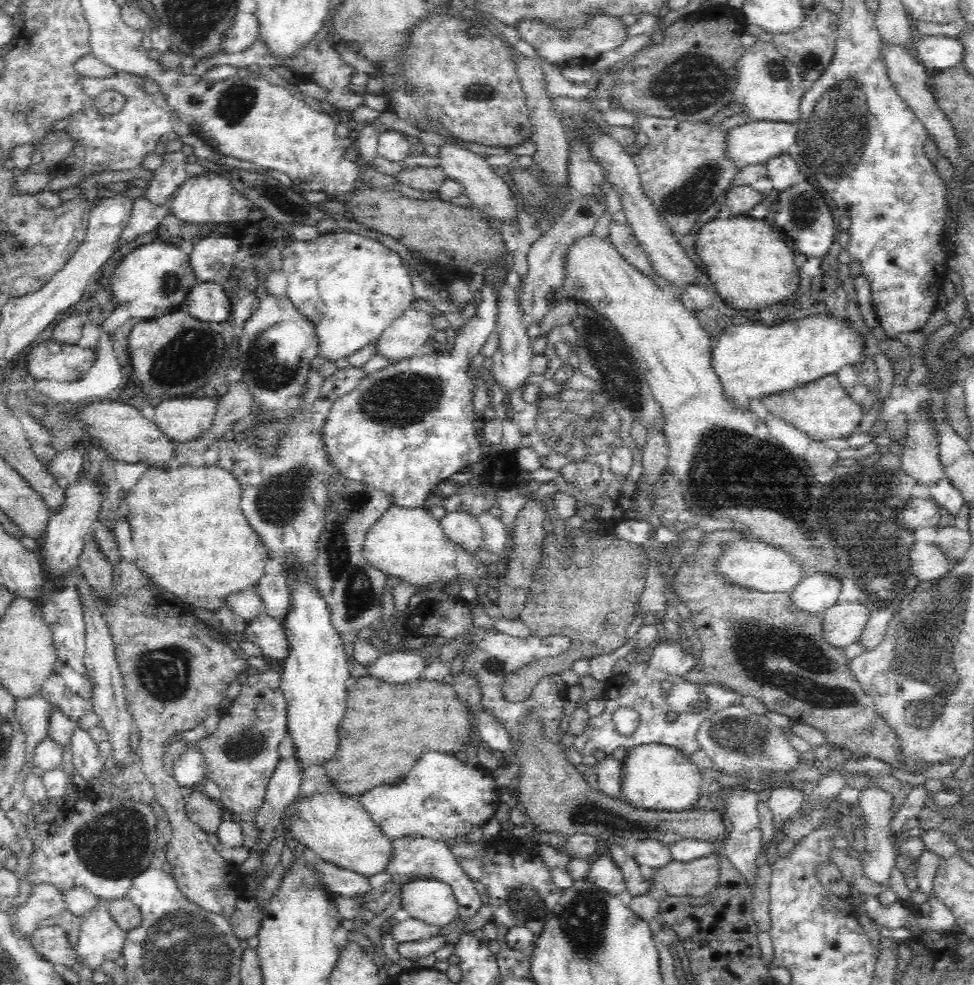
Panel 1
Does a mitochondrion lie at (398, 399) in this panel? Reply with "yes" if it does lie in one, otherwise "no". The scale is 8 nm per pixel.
yes

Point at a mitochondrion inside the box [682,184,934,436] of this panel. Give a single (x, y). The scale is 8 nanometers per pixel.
(804, 206)

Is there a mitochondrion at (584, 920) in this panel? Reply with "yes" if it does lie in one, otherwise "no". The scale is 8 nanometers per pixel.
yes

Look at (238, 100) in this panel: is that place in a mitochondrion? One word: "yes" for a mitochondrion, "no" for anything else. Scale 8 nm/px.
yes

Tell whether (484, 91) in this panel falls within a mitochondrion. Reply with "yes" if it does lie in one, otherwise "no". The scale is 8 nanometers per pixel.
yes

